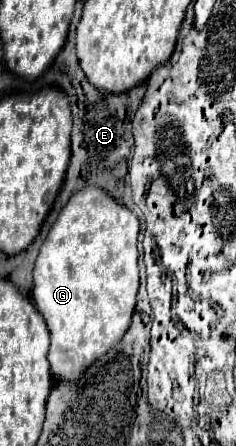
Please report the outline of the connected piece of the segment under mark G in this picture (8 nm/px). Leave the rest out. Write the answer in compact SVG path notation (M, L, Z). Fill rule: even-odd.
M87 186L83 188L81 192L73 194L67 202L67 206L61 210L57 222L51 226L49 230L49 236L47 240L43 242L41 250L39 250L39 256L35 260L35 270L33 270L33 290L31 290L31 300L37 308L37 312L43 316L47 328L49 328L49 334L51 334L51 346L49 346L49 354L47 354L47 360L51 364L51 374L57 382L77 382L81 380L81 376L87 372L89 366L93 366L93 362L97 362L101 356L105 356L113 346L117 346L121 342L121 338L125 336L129 324L131 324L131 316L133 316L133 310L135 310L135 296L137 296L137 288L139 288L139 268L137 268L137 232L139 232L139 220L137 216L125 208L123 204L115 202L109 194L105 194L101 188L97 186Z

